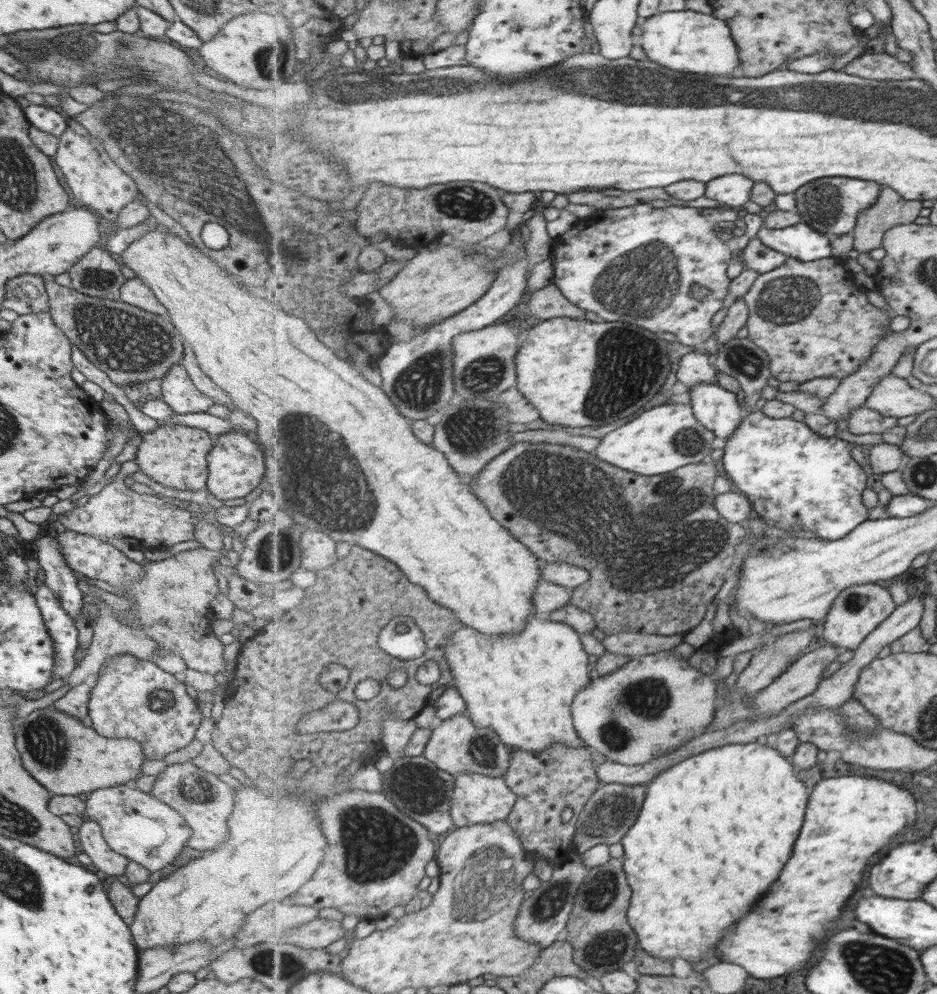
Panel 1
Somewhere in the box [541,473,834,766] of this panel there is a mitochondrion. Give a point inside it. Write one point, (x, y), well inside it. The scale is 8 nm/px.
(647, 698)

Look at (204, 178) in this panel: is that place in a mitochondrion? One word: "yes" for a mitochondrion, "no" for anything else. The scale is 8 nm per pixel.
yes

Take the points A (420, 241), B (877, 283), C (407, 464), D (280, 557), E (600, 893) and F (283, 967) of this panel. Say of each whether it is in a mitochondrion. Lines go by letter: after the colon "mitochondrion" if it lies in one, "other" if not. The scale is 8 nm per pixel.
A: other
B: other
C: other
D: mitochondrion
E: mitochondrion
F: mitochondrion

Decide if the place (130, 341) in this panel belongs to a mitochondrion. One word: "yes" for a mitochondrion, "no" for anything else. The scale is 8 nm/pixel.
yes

